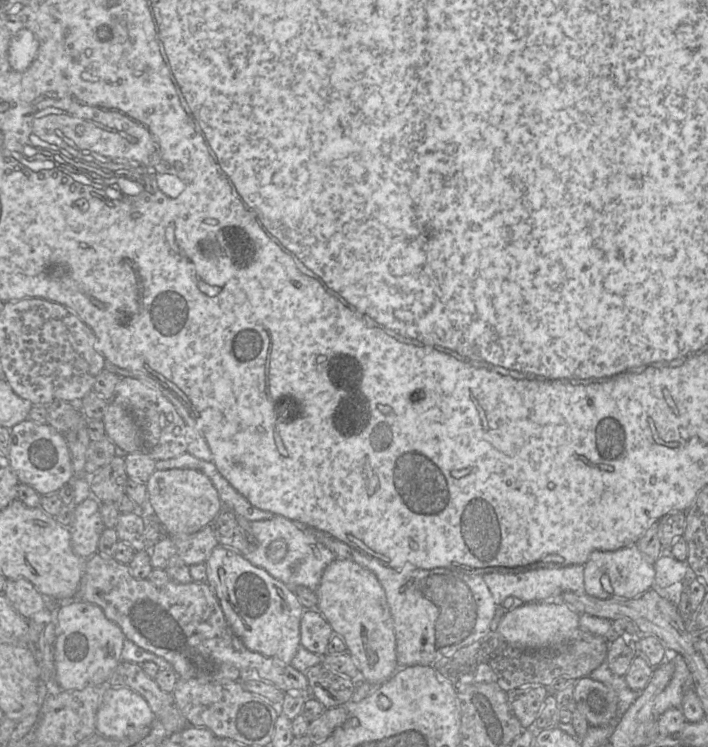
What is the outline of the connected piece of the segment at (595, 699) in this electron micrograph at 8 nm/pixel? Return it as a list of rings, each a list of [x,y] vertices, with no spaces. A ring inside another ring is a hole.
[[[589,676],[576,681],[575,708],[587,719],[590,726],[603,726],[615,721],[618,706],[616,692]]]

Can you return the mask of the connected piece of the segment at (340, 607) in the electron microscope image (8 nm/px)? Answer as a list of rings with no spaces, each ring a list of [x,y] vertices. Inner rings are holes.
[[[336,558],[324,569],[315,592],[318,611],[328,621],[333,632],[343,639],[348,654],[360,671],[360,678],[374,686],[380,686],[388,680],[398,669],[396,639],[385,591],[375,574],[351,560]]]

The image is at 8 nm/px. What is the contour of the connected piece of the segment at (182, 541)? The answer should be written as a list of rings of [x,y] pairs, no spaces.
[[[213,524],[190,535],[163,535],[150,552],[153,568],[166,570],[169,560],[177,555],[188,566],[205,563],[219,545]]]

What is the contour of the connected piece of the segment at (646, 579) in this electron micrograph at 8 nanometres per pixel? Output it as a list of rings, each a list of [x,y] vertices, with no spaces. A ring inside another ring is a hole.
[[[636,545],[615,551],[593,551],[584,565],[585,593],[599,599],[631,599],[654,588],[654,562],[647,559]]]

